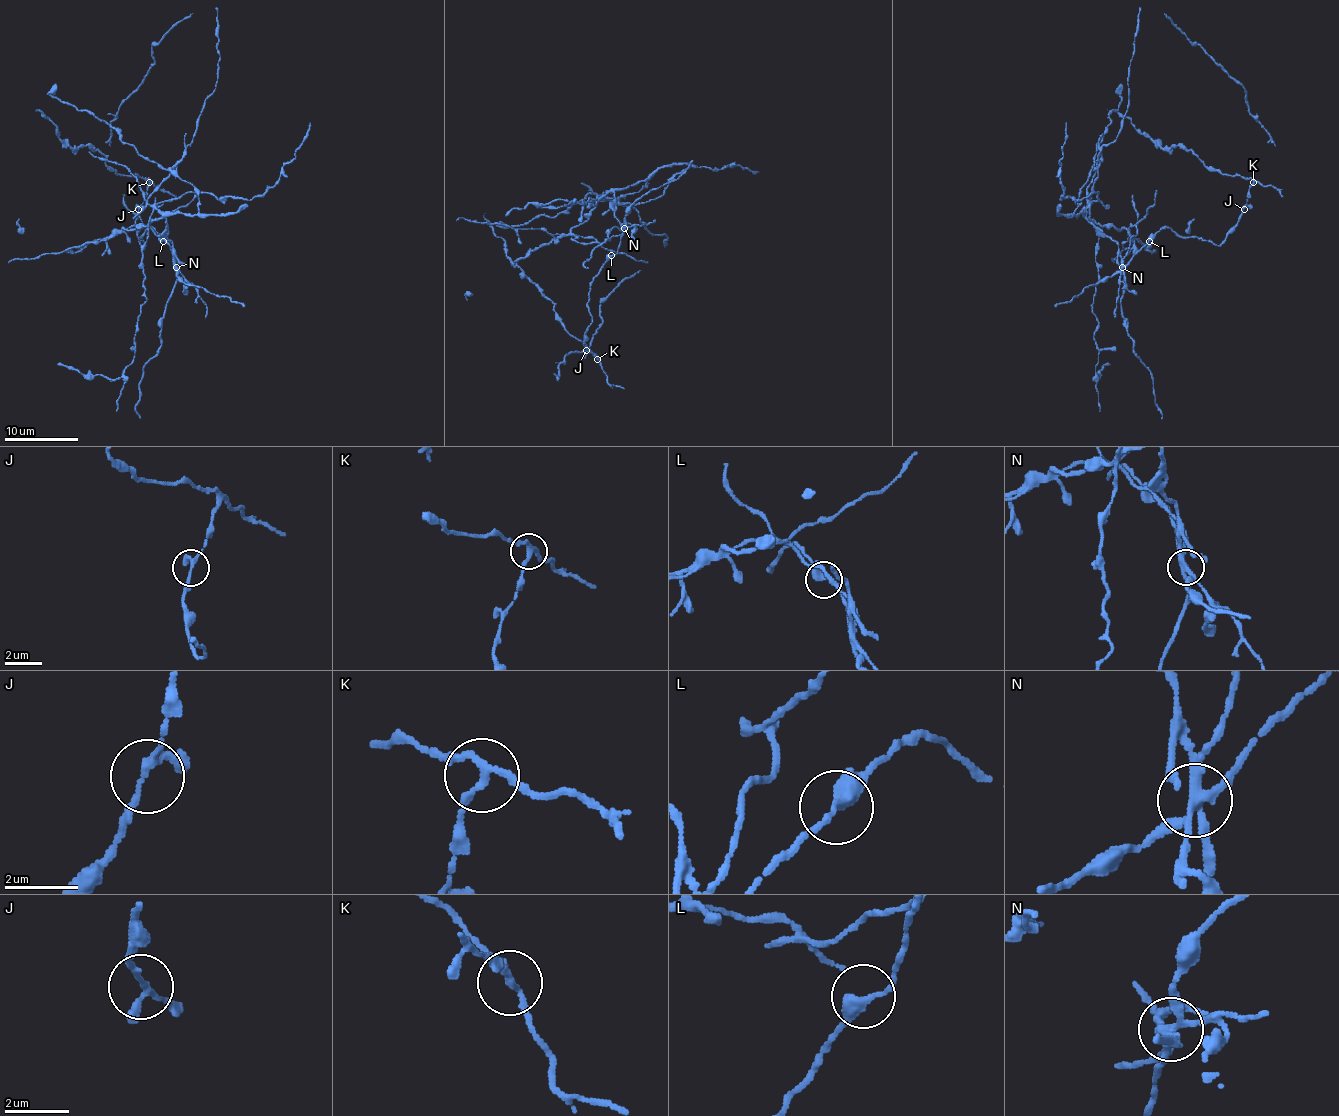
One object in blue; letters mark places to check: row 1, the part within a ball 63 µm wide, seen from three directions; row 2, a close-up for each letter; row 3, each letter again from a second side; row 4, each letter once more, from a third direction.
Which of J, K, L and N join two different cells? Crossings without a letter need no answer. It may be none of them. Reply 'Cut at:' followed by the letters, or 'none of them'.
Cut at: K, N

